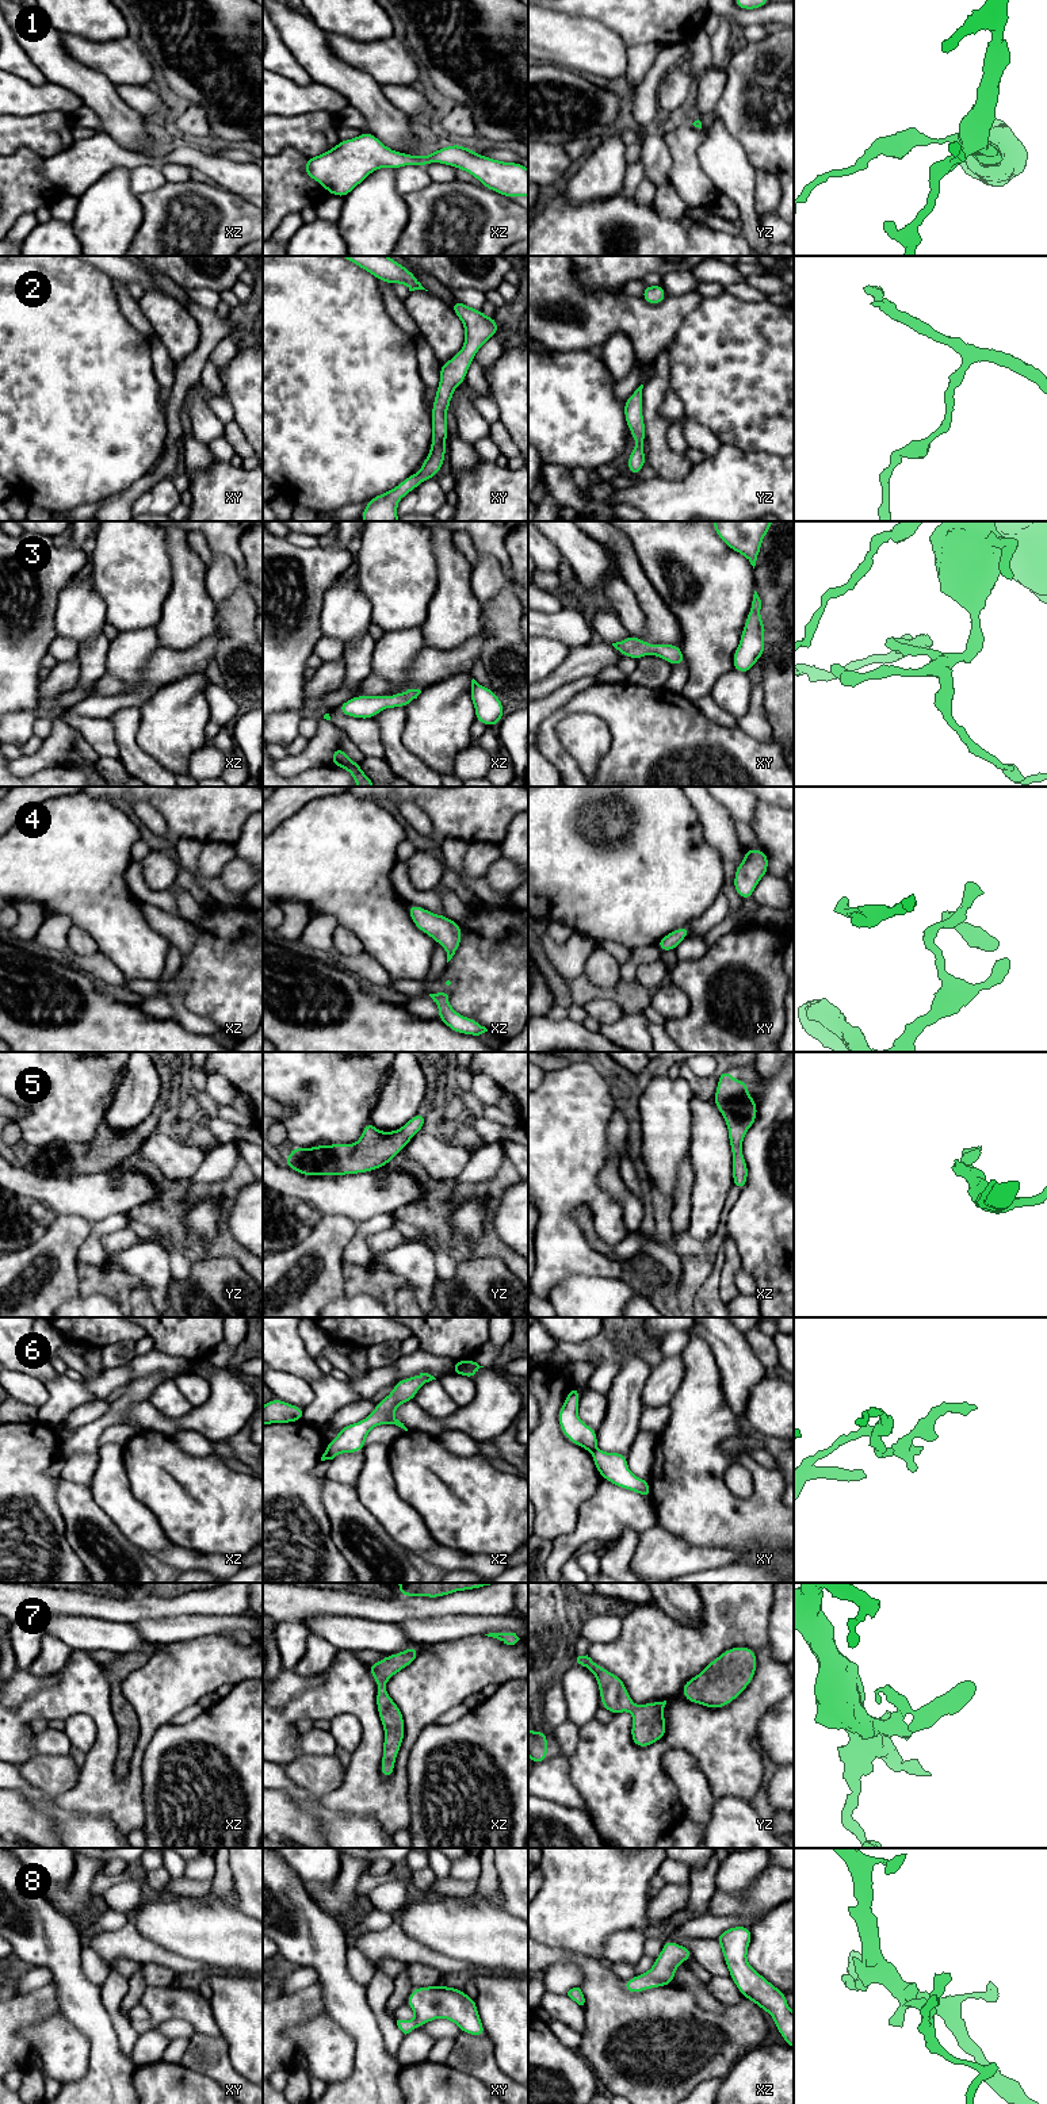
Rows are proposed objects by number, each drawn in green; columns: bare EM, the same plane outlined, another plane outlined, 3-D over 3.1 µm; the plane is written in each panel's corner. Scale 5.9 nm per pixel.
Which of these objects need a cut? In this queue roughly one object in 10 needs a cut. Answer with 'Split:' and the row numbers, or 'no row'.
Split: 6

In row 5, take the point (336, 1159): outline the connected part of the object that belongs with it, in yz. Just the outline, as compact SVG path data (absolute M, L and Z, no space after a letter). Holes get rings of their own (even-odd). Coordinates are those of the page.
M421 1113L414 1114L402 1128L381 1132L371 1121L362 1131L355 1144L321 1144L312 1148L293 1147L284 1164L307 1177L348 1175L372 1171L387 1166L405 1148L428 1120Z

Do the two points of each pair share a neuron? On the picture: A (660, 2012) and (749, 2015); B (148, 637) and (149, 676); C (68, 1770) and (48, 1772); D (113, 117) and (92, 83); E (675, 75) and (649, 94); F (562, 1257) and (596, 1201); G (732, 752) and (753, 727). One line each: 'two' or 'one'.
A: one
B: two
C: one
D: one
E: two
F: one
G: two

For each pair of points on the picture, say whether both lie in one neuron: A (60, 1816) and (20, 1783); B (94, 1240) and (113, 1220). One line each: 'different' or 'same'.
A: same
B: same

